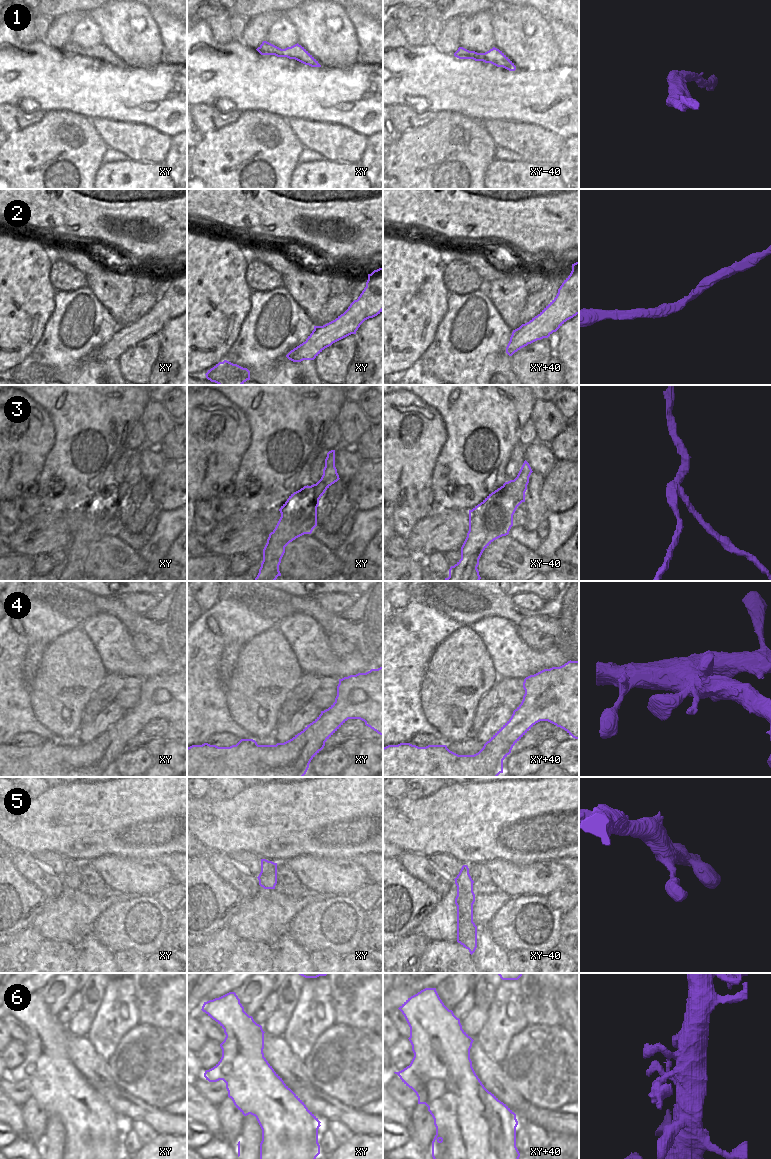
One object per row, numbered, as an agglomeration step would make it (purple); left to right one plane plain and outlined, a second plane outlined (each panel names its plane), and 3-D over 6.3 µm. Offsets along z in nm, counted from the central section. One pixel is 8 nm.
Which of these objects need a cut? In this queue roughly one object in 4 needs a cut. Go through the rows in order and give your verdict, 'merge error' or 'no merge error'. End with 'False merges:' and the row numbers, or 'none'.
1: no merge error
2: no merge error
3: merge error
4: no merge error
5: no merge error
6: no merge error
False merges: 3

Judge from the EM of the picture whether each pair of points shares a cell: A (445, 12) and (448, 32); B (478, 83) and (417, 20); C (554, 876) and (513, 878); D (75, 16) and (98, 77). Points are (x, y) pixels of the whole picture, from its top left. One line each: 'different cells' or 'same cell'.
A: different cells
B: different cells
C: same cell
D: different cells

